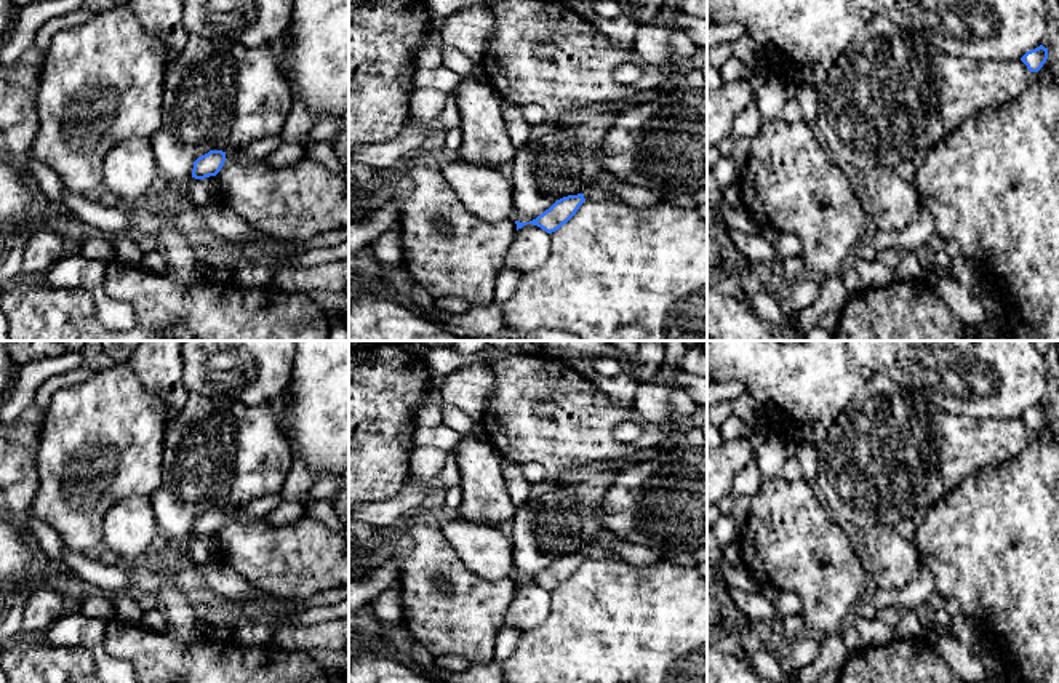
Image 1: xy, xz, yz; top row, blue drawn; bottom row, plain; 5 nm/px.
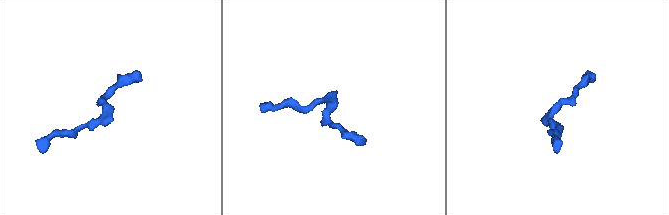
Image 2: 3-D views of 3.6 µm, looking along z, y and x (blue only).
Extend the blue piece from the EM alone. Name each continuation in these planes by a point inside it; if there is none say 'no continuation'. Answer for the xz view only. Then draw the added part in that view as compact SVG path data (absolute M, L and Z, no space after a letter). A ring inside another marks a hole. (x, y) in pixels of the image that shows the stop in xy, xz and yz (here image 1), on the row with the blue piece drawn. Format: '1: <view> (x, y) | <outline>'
1: xz (594, 192) | M598 187L587 189L584 192L584 198L585 200L609 200L609 202L614 202L614 203L622 203L622 200L616 194L605 192Z

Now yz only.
no continuation

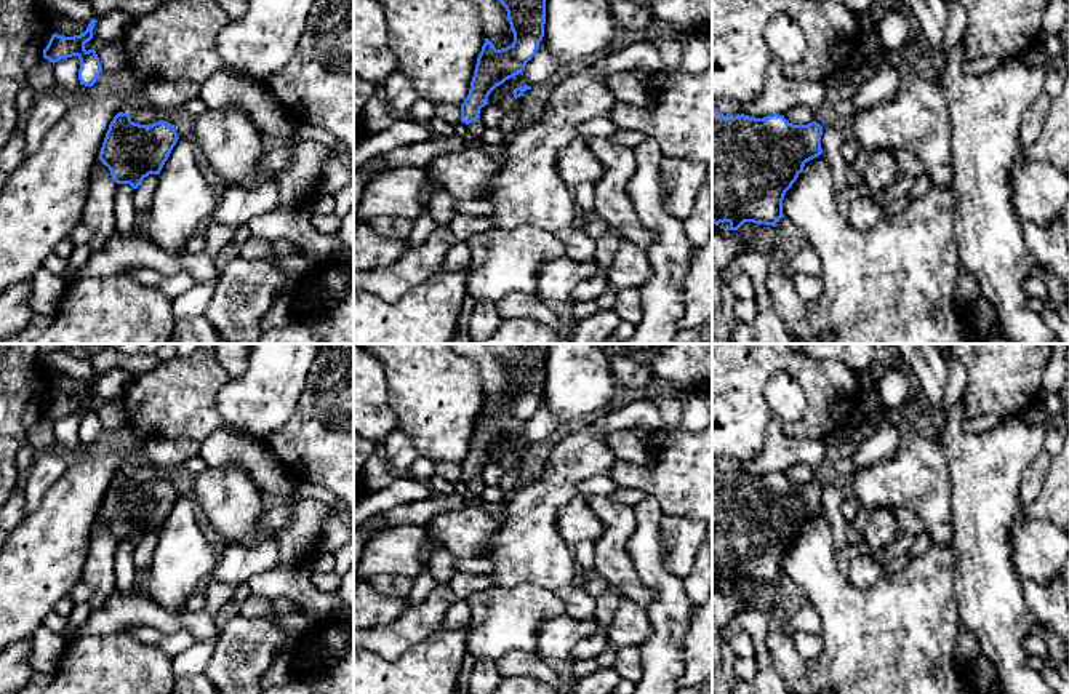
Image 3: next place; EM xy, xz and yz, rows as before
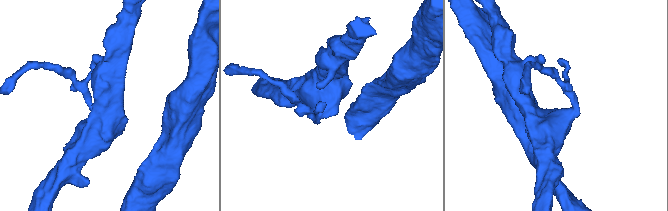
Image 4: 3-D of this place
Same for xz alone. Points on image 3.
1: xz (506, 103) | M506 91L496 102L496 106L504 112L510 112L517 104L520 98L514 98L512 91Z

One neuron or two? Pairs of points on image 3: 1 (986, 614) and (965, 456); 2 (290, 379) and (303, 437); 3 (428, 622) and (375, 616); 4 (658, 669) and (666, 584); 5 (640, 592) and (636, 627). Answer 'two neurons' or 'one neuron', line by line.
1: one neuron
2: two neurons
3: two neurons
4: one neuron
5: two neurons

